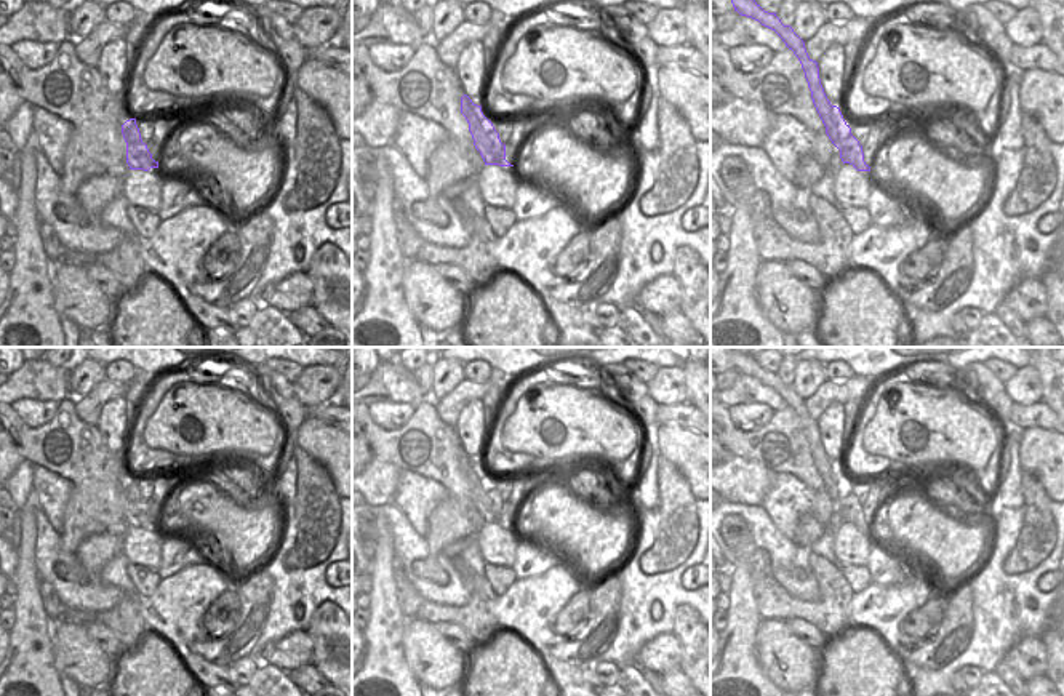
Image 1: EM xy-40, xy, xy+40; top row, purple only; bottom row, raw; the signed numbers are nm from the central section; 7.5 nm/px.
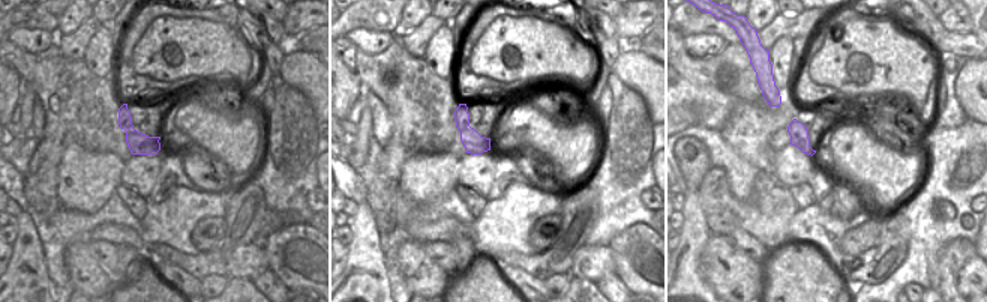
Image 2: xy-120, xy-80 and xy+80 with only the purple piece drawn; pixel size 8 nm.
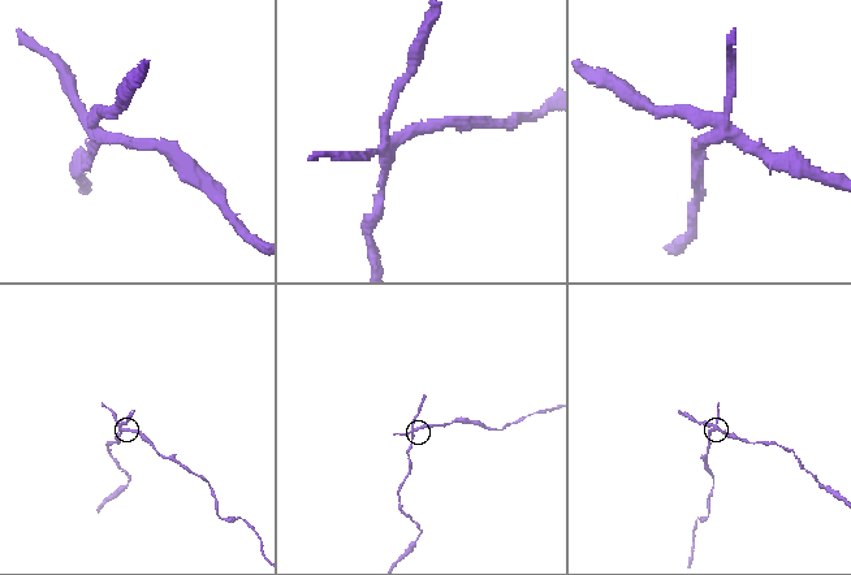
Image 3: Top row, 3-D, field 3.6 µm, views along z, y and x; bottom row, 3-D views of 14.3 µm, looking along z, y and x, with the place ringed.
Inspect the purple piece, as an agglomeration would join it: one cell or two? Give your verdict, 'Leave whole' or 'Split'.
Split.

